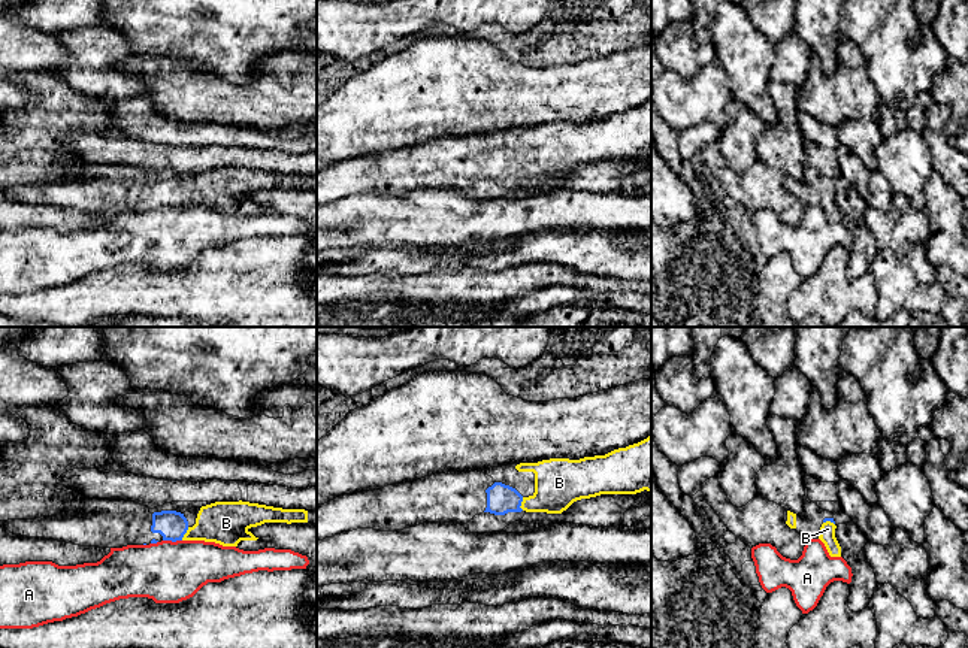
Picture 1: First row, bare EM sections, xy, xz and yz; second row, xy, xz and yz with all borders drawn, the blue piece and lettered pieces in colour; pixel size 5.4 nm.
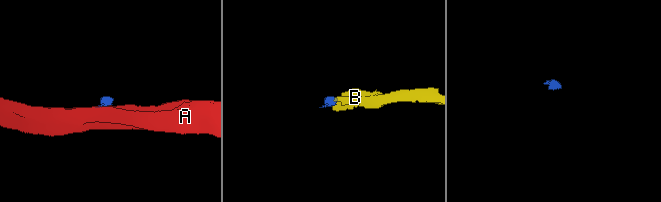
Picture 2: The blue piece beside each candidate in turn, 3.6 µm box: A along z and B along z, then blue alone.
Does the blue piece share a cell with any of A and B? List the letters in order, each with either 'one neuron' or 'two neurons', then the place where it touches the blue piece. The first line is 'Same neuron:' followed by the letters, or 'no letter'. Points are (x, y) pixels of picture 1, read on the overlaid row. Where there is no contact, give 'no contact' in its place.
Same neuron: B
A: two neurons; contact xy (172, 541)
B: one neuron; contact xy (185, 532)

